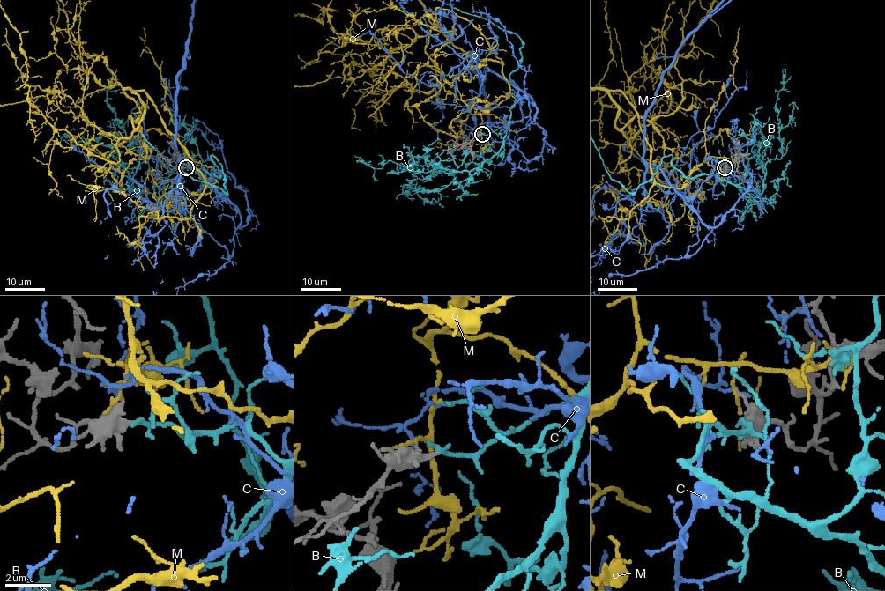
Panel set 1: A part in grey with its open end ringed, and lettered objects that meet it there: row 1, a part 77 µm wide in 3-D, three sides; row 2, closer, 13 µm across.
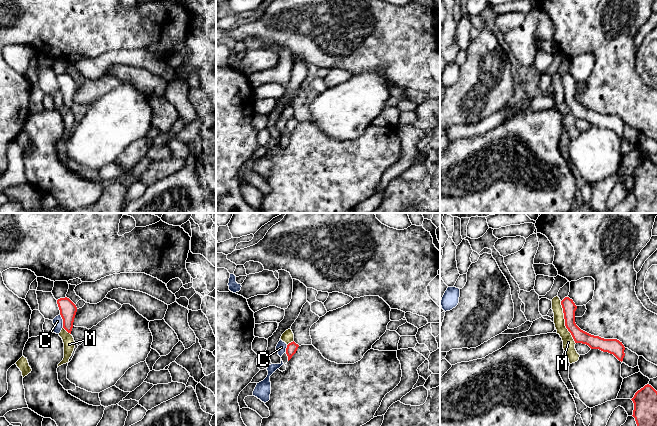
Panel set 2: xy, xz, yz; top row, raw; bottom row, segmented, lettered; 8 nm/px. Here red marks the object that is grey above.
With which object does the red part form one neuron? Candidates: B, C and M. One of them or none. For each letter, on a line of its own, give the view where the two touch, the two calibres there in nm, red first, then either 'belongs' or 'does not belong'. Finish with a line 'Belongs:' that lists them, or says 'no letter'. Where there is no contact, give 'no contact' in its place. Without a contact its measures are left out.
B: no contact | belongs
C: xy | 140/80 nm | does not belong
M: yz | 110/100 nm | does not belong
Belongs: B

